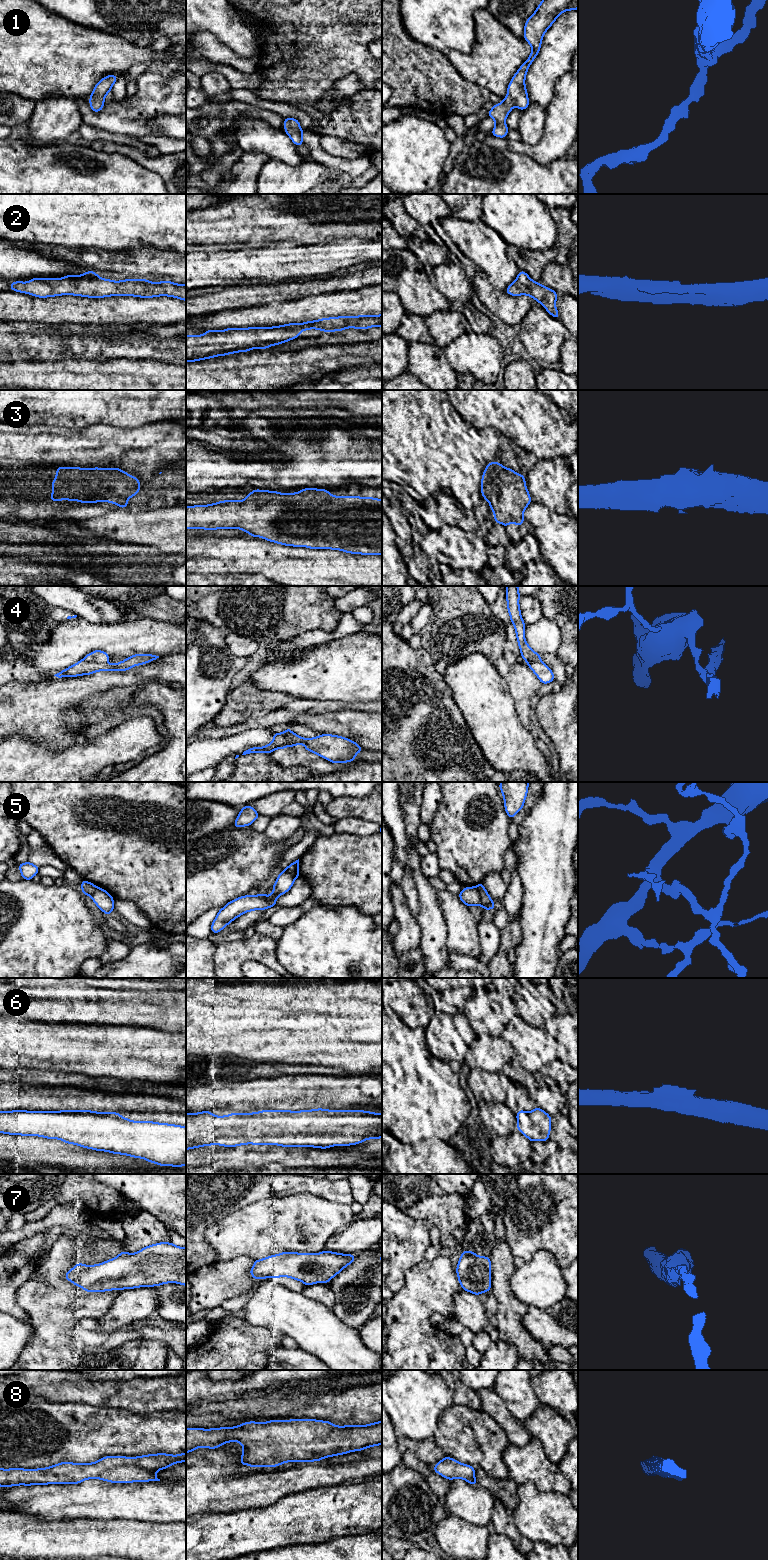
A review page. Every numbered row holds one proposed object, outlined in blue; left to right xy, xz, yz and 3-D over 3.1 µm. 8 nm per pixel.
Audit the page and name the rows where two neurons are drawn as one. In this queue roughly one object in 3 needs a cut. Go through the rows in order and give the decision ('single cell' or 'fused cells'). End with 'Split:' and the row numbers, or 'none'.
1: single cell
2: single cell
3: single cell
4: fused cells
5: fused cells
6: single cell
7: single cell
8: single cell
Split: 4, 5

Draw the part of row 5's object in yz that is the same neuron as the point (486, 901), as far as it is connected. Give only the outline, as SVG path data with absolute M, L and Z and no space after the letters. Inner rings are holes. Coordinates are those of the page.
M483 882L475 886L477 889L479 896L480 896L480 901L481 901L481 906L484 907L484 910L489 910L489 909L495 909L496 905L493 903L491 897L487 893Z

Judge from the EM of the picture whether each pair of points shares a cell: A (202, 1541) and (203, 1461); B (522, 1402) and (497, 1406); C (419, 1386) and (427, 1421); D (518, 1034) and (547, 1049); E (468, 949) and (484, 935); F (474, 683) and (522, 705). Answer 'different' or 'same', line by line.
A: different
B: different
C: same
D: same
E: different
F: different

